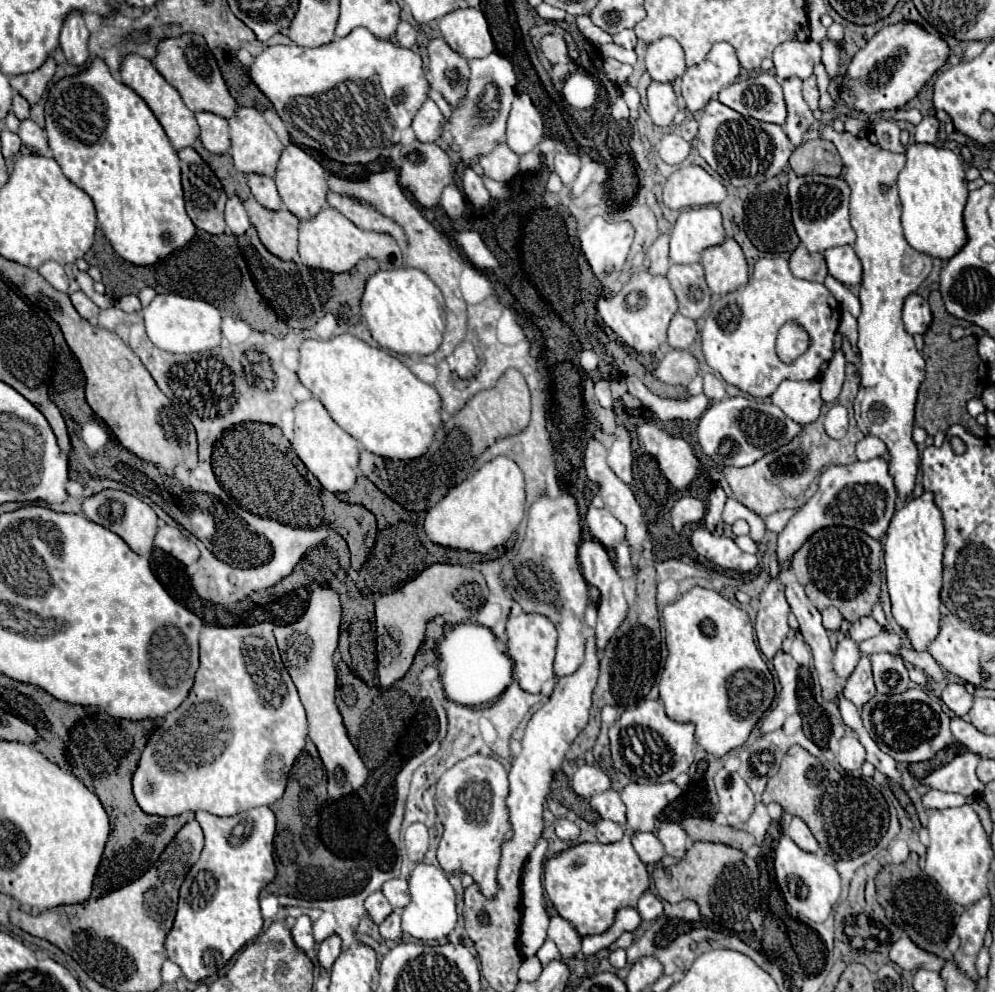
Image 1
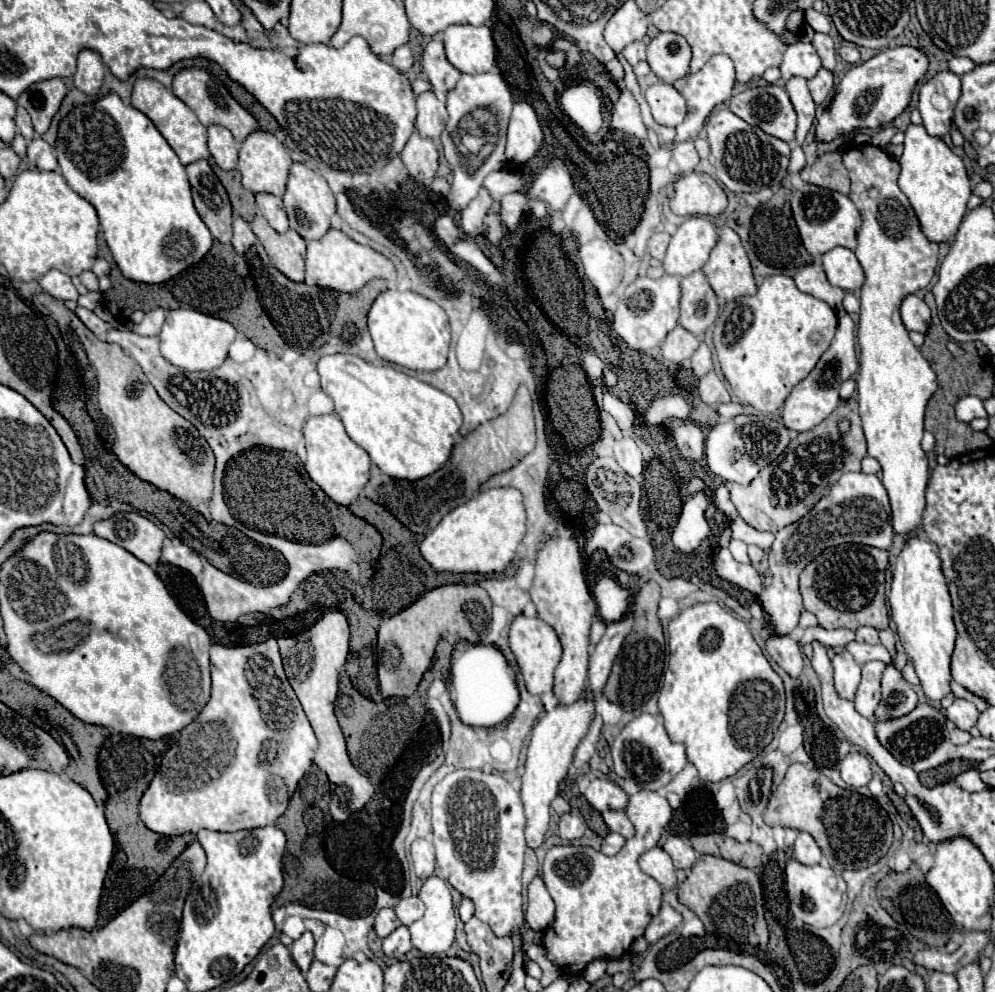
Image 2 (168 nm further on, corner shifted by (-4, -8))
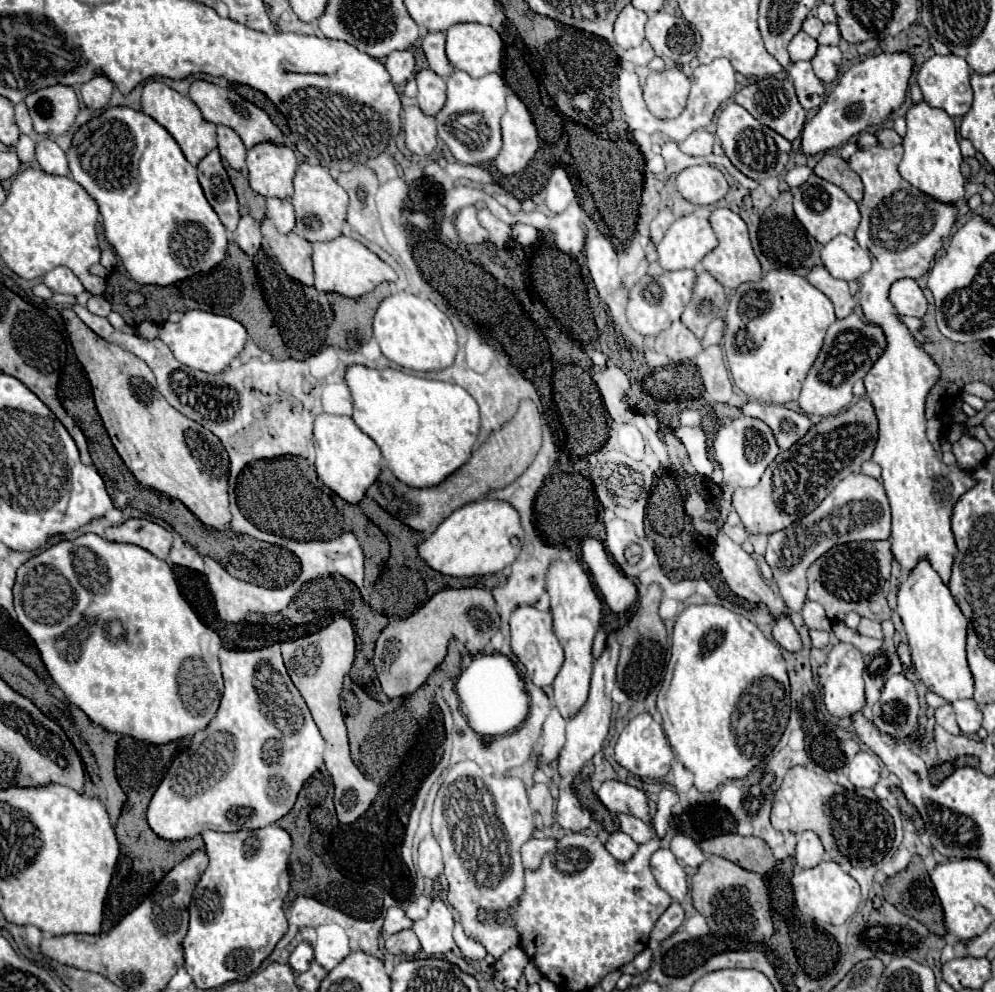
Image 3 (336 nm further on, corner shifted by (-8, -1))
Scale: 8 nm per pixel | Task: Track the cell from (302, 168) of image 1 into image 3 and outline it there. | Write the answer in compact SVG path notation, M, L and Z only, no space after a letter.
M303 162L295 176L295 194L291 198L297 214L295 234L309 242L331 242L341 236L347 218L347 192L331 178L329 170L319 164Z

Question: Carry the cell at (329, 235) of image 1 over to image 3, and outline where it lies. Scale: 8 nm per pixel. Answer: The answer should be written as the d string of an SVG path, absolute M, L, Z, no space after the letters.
M344 224L342 234L337 240L313 244L315 288L319 292L335 292L335 294L341 294L345 298L359 298L359 296L371 292L381 282L397 280L397 274L389 264L381 262L380 258L365 245L346 235L346 226Z

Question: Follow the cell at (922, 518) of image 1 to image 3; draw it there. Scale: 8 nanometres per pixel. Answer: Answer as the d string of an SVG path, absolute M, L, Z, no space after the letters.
M919 562L919 566L915 566L915 570L911 570L911 574L901 582L897 594L897 612L907 632L915 672L927 690L939 694L947 702L973 698L975 682L965 654L967 618L955 604L949 588L943 586L939 574L931 570L929 562Z

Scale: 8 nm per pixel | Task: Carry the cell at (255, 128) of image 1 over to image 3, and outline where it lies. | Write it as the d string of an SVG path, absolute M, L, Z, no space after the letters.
M259 144L247 150L251 188L265 198L291 198L297 158L289 146Z

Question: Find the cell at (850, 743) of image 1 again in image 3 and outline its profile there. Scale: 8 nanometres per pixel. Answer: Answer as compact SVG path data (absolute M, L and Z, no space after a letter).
M859 752L851 762L849 762L849 780L855 788L873 788L879 782L879 762L873 754Z

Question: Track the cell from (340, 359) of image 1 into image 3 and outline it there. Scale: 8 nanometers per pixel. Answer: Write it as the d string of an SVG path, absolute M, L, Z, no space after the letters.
M349 366L345 380L353 396L353 420L355 424L375 440L387 462L387 468L411 488L429 488L441 484L447 476L459 470L473 452L475 440L479 436L481 420L479 406L475 398L459 384L439 382L429 378L419 378L401 370L385 368L371 370L365 366Z

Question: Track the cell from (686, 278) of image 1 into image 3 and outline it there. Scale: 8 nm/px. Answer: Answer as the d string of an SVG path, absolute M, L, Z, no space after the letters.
M701 272L695 282L693 298L681 314L681 322L697 338L703 338L707 324L721 312L723 306L725 306L725 288L709 272Z

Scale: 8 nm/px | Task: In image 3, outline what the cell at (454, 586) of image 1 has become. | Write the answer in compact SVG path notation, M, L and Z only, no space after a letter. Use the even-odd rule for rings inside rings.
M487 588L441 590L439 594L435 594L435 598L431 598L431 602L427 602L423 608L411 614L411 618L391 620L389 626L385 626L375 644L373 664L381 688L389 698L401 698L413 694L429 678L429 674L443 662L449 640L455 638L453 618L461 618L461 622L463 618L467 620L469 652L483 652L493 634L499 630L499 614L495 608L495 600ZM471 602L475 602L475 608L471 606ZM481 636L485 636L485 642L481 640Z

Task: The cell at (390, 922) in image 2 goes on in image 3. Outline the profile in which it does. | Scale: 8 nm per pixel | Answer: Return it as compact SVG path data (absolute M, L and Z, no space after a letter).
M398 906L390 907L385 914L382 930L386 934L397 934L405 928L411 928L413 920L405 916L405 912Z

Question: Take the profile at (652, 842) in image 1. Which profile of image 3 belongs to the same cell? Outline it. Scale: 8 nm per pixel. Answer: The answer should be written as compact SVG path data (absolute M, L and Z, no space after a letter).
M661 848L651 856L651 872L659 888L663 888L673 900L683 902L687 894L687 880L685 880L683 868L675 862L675 856L671 854L671 850Z

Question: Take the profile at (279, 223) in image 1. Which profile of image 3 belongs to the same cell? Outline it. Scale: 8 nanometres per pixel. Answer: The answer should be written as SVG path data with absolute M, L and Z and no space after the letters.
M269 218L263 220L261 232L267 238L275 258L279 260L281 268L305 286L313 286L313 264L311 264L311 242L291 234L279 234Z

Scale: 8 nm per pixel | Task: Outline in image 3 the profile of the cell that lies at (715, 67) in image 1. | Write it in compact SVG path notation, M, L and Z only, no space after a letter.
M717 58L711 64L699 64L691 74L691 92L685 110L673 120L659 122L659 130L665 132L665 136L669 136L673 142L683 142L691 132L707 128L711 124L715 110L735 94L735 86L735 70L727 58Z

